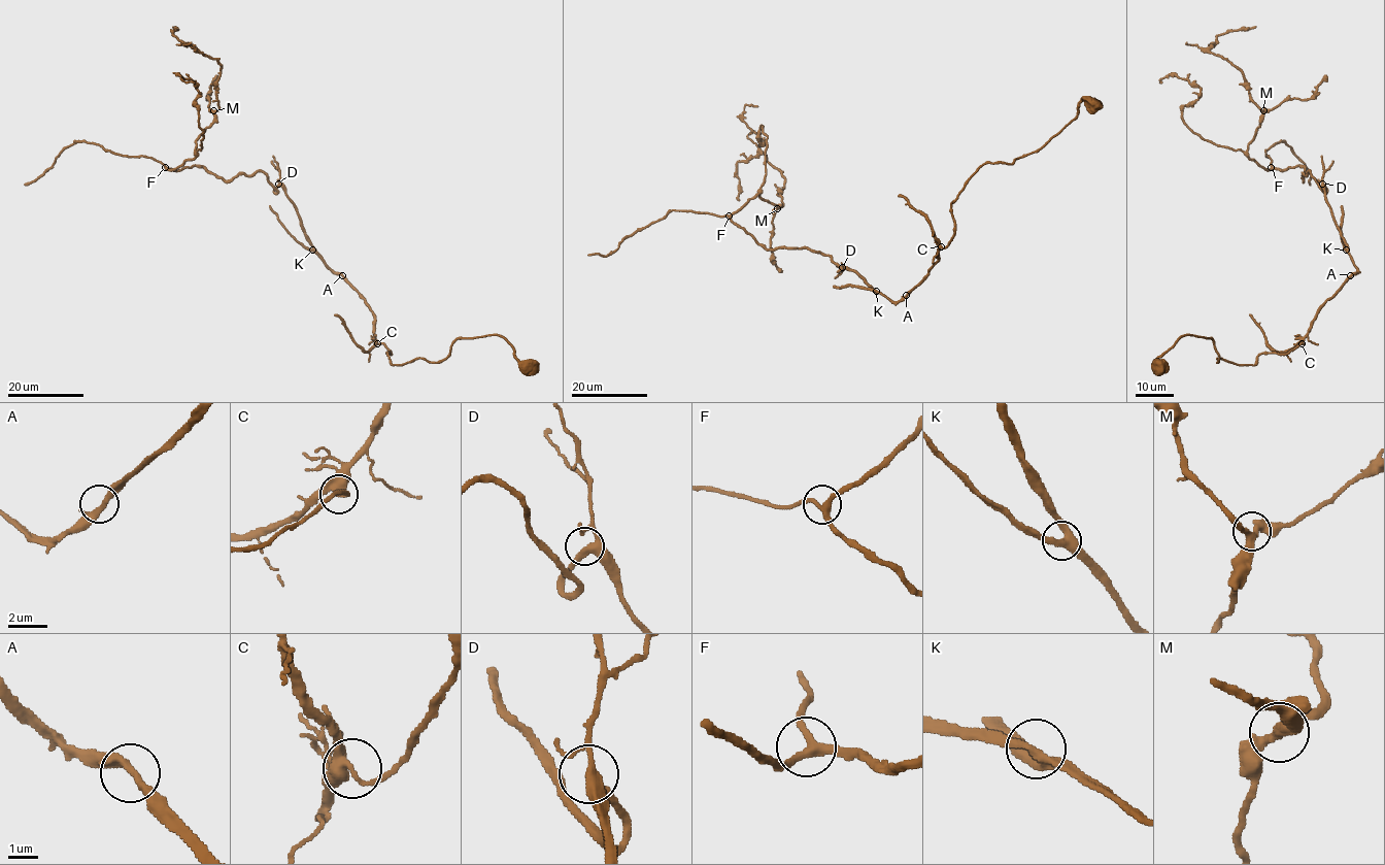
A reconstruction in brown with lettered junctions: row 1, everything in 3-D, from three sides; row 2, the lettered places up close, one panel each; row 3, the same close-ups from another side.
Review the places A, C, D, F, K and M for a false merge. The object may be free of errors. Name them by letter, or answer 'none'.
none

